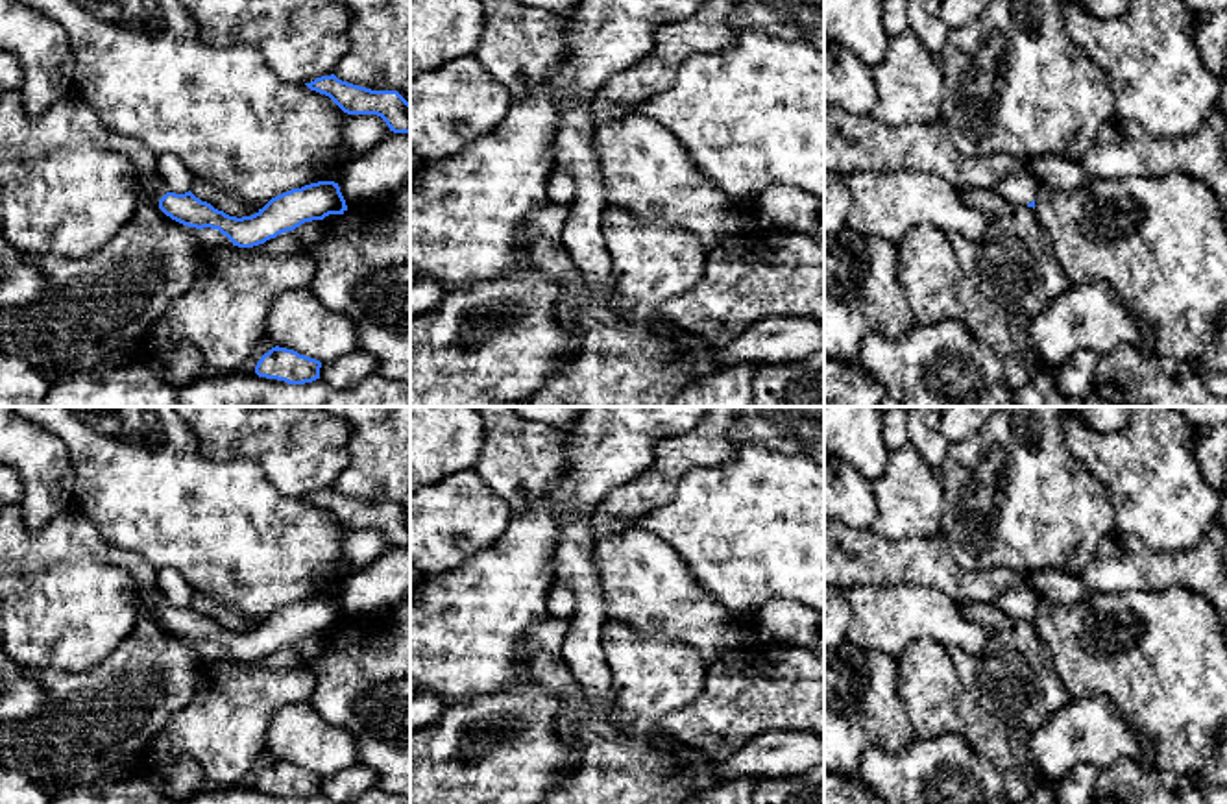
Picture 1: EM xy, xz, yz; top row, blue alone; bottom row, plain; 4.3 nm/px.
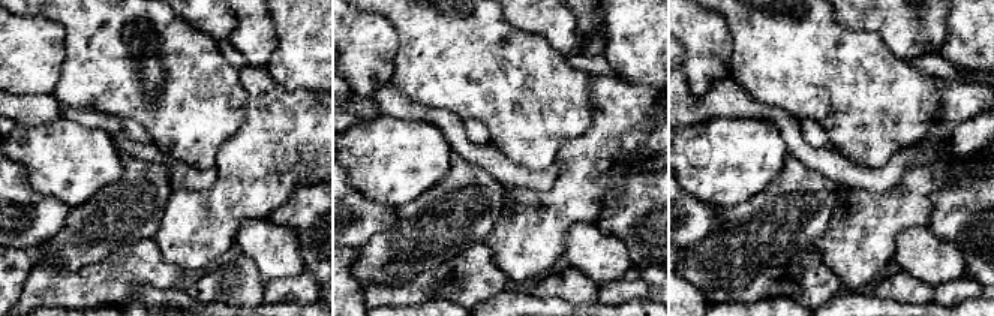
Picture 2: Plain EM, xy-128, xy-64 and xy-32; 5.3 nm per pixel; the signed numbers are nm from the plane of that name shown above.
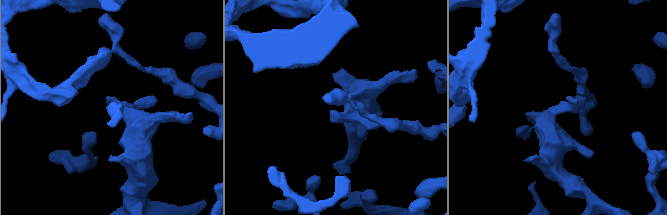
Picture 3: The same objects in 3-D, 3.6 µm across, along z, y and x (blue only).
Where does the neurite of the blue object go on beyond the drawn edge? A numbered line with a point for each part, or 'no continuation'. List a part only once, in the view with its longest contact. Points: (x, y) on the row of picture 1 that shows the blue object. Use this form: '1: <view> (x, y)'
1: xy (69, 122)

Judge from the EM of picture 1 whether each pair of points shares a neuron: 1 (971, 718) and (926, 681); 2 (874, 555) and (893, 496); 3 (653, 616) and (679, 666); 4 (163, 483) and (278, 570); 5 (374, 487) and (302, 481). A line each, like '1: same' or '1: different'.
1: same
2: different
3: different
4: same
5: different

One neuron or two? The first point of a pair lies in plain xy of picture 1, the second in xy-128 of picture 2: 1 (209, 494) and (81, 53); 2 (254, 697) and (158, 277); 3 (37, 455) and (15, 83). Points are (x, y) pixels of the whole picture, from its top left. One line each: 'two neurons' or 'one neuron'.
1: one neuron
2: two neurons
3: one neuron

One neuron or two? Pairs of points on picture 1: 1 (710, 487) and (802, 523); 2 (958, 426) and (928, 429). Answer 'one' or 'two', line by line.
1: one
2: two

